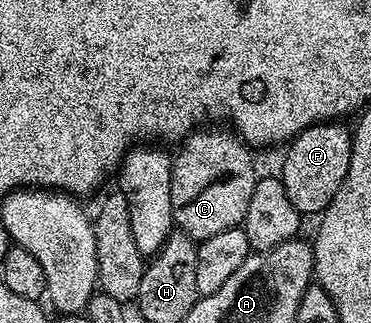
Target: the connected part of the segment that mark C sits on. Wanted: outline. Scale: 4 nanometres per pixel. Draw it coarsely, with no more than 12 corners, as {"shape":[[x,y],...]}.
{"shape":[[199,128],[171,164],[174,225],[197,244],[242,227],[248,143]]}

